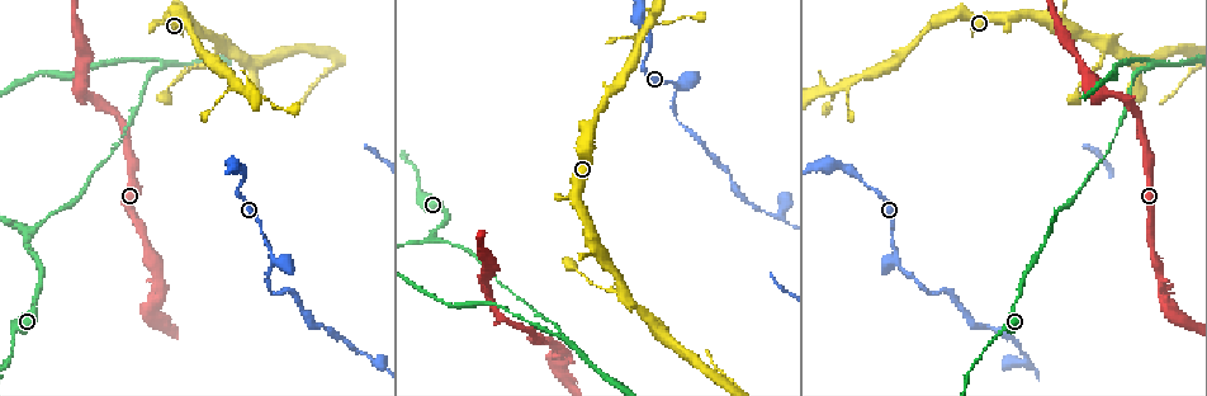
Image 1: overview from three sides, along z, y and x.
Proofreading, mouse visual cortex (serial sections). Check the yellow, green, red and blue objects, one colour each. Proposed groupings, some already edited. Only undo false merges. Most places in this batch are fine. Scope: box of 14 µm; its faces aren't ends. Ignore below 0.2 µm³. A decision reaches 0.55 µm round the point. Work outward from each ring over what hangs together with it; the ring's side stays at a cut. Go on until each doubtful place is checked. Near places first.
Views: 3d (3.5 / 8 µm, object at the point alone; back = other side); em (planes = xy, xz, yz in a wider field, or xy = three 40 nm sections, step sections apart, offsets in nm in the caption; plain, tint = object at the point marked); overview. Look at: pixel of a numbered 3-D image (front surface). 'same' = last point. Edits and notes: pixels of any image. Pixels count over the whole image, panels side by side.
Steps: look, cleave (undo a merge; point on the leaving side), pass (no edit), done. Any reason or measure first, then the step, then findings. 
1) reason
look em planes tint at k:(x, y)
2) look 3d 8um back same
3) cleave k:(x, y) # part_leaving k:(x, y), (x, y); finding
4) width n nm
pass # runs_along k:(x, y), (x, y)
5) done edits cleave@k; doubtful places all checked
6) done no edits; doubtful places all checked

abrupt turn
look 3d 3.5um at 1:(78, 94)

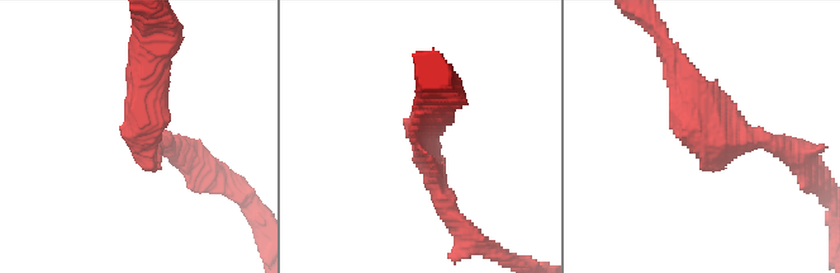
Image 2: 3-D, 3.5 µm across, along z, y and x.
look em xy step 3 tint at 2:(424, 138)

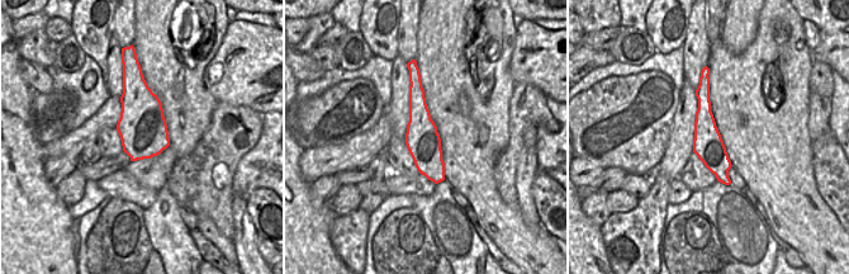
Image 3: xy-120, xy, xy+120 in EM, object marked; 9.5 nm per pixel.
pass # runs_along 3:(702, 81), (707, 145), (726, 180); all the same cell

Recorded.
three-way junction
look 3d 3.5um at 1:(434, 240)

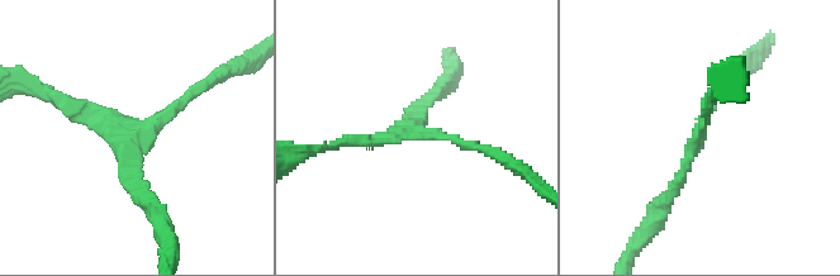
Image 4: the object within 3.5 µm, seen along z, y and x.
arms 3; arm_widths 100, 150, 200 nm
look em xy step 5 tint at 4:(694, 147)

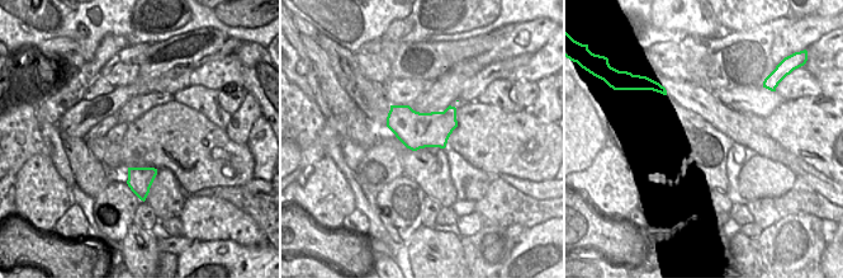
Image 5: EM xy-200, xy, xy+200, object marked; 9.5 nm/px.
another direction
look em xy step 3 tint same

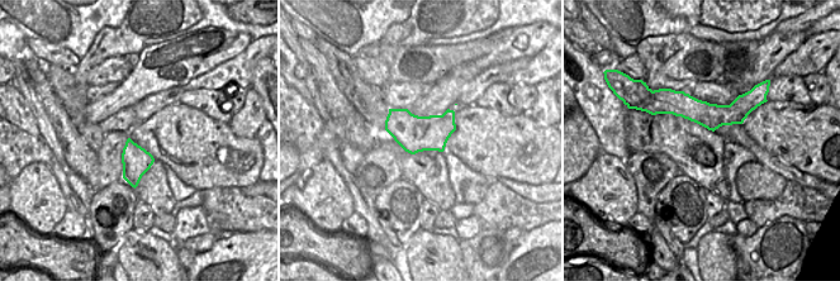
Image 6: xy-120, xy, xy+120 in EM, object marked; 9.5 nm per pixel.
pass # runs_along 4:(660, 213), (715, 93); continuous, no second cell

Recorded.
side arm on a straight run
look 3d 3.5um at 1:(163, 66)

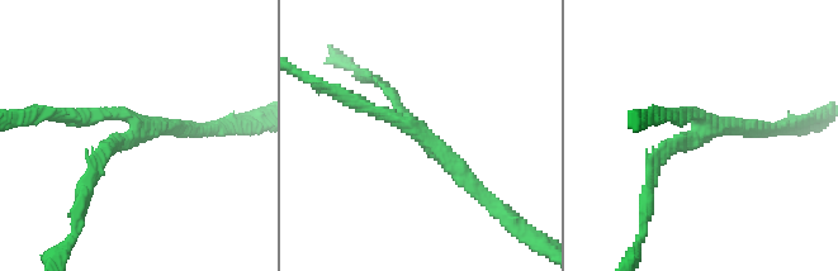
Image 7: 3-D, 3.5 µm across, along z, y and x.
shape alone is not enough
look em xy step 1 tint at 7:(416, 130)

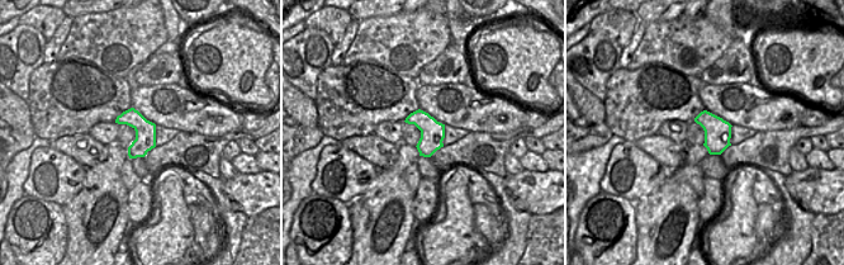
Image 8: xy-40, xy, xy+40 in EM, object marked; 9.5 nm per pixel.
pass # continuous, no second cell

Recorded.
sudden change in width
look 3d 3.5um back at 1:(372, 358)

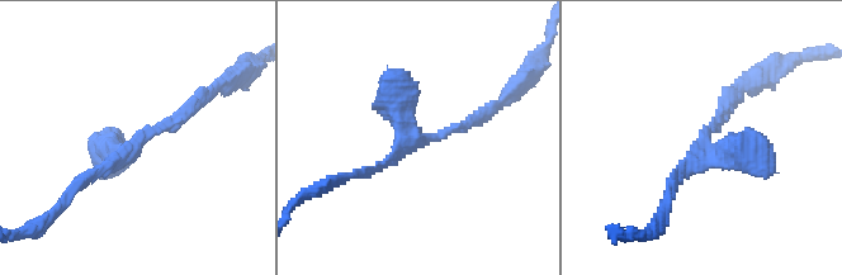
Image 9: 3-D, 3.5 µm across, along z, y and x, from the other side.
look em xy step 3 tint at 9:(702, 149)

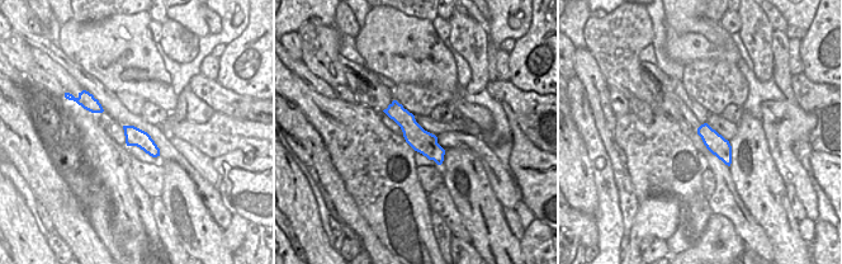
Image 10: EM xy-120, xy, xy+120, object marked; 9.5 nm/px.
pass # runs_along 9:(198, 102), (112, 152), (100, 175); one cell here

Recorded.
done no edits; doubtful places all checked

